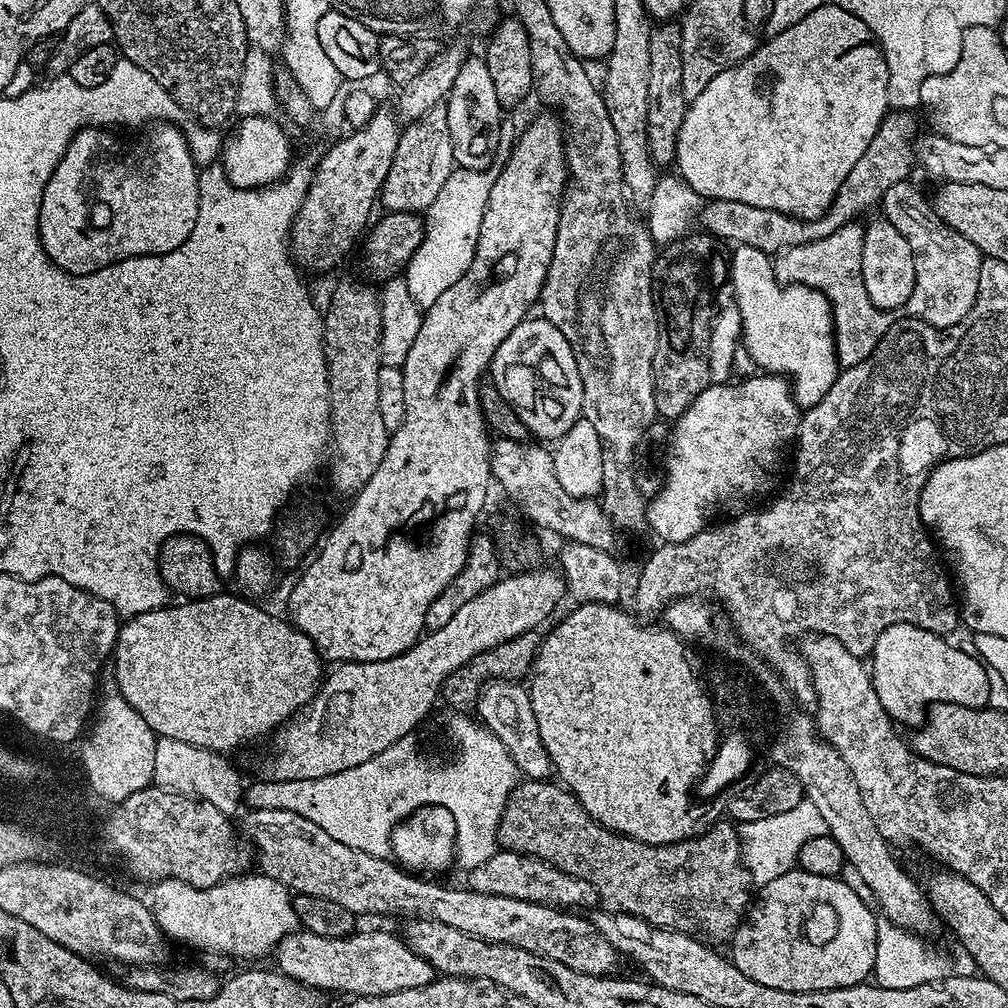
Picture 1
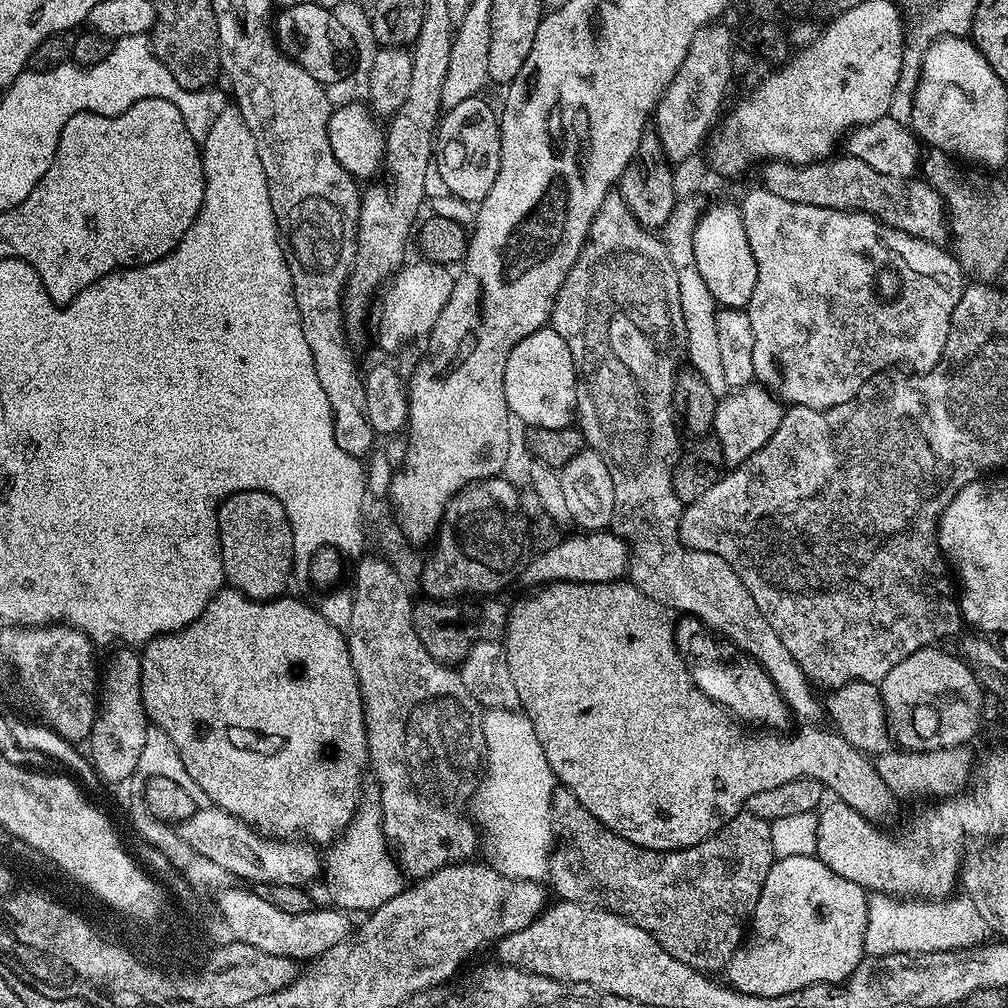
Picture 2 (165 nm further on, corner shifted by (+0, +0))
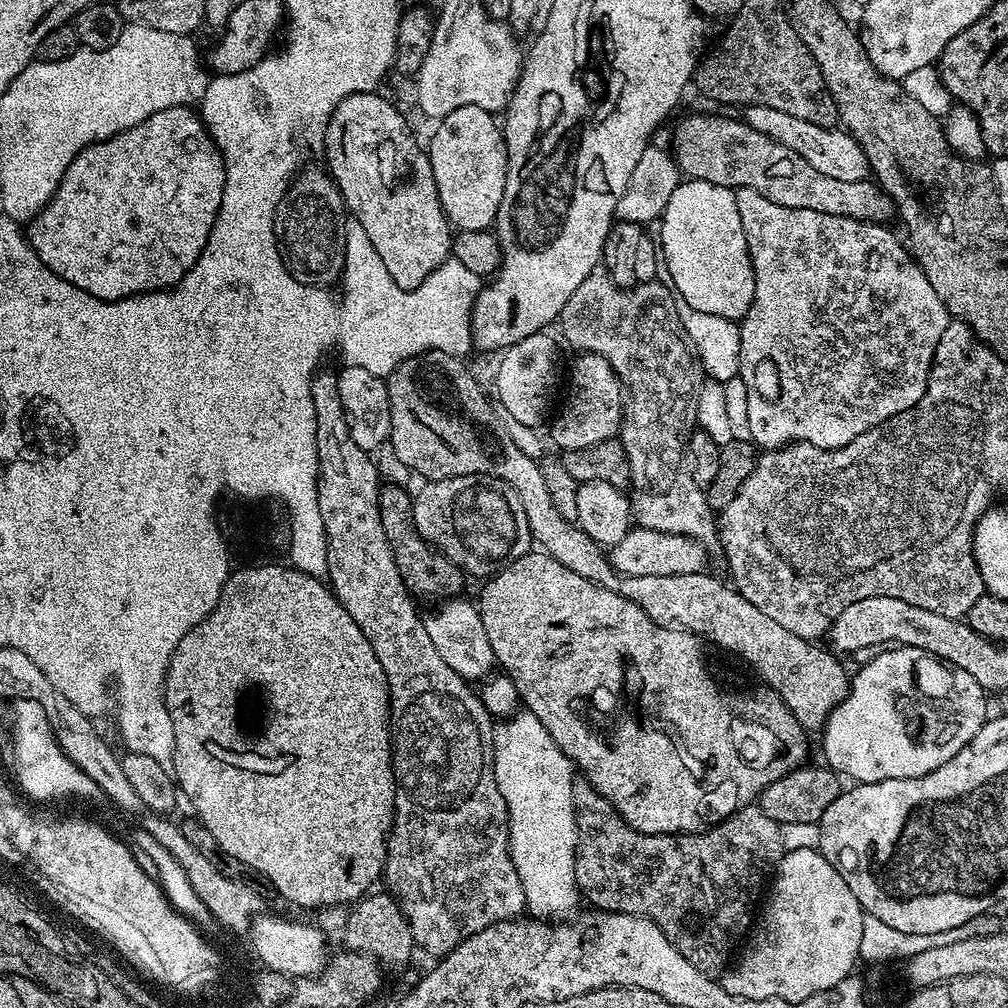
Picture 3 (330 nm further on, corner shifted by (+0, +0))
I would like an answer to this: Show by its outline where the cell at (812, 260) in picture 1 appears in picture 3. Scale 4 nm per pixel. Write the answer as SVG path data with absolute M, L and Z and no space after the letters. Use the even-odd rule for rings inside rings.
M749 188L735 189L735 194L736 201L738 202L738 214L742 217L742 234L746 234L746 246L748 247L750 258L752 259L752 265L754 266L754 302L750 302L750 310L738 324L741 336L739 375L746 384L747 417L750 418L752 443L764 450L783 448L786 444L794 443L813 444L819 448L841 448L850 442L854 442L854 438L858 438L858 434L866 434L866 430L870 430L874 426L878 426L882 422L886 422L890 418L894 418L898 414L902 414L906 410L913 408L922 398L922 394L926 390L928 375L932 372L932 359L938 350L938 338L942 338L942 330L946 330L950 317L946 306L942 302L942 298L938 298L938 294L934 292L934 286L930 286L926 274L910 255L909 249L905 247L903 243L900 245L899 242L896 241L895 234L887 232L889 229L882 224L869 224L865 221L855 220L854 218L848 218L846 216L831 216L830 214L822 214L818 210L794 210L790 206L778 206L774 202L770 202L770 198L762 198L762 194L758 194L758 190L750 190ZM843 256L853 256L852 264L856 267L853 272L848 268L839 268L839 266L836 265L836 260L842 259ZM863 259L869 260L869 262L872 263L868 269L860 268L864 264Z

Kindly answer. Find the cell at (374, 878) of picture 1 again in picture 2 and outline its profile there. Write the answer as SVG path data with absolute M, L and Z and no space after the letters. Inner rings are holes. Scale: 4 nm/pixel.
M209 806L197 808L190 818L179 821L178 831L183 841L192 846L217 866L222 866L229 877L257 884L298 884L308 886L312 879L322 872L322 856L315 847L296 840L277 840L256 831L251 824L240 820L226 810Z

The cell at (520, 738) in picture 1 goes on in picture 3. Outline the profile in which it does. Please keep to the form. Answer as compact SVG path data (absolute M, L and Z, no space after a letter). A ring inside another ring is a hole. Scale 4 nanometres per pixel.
M448 598L445 604L423 613L426 634L430 634L430 642L434 642L434 650L442 657L442 662L454 670L463 680L469 682L483 681L493 675L497 667L494 650L490 650L490 638L486 638L486 630L482 627L480 609L465 598Z

